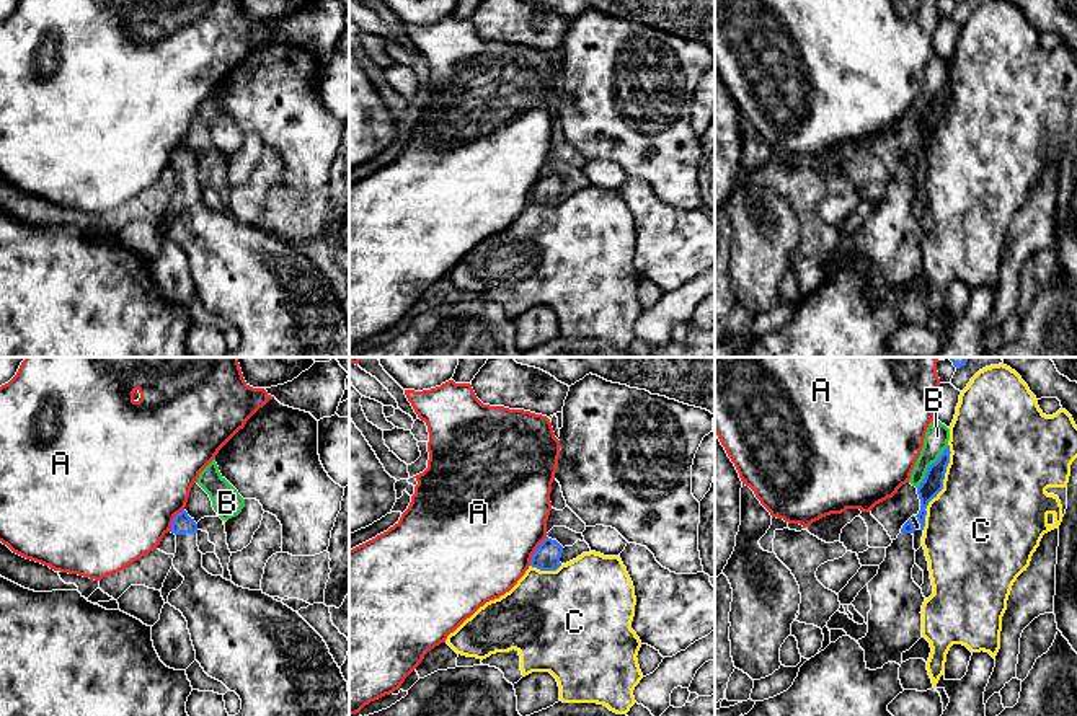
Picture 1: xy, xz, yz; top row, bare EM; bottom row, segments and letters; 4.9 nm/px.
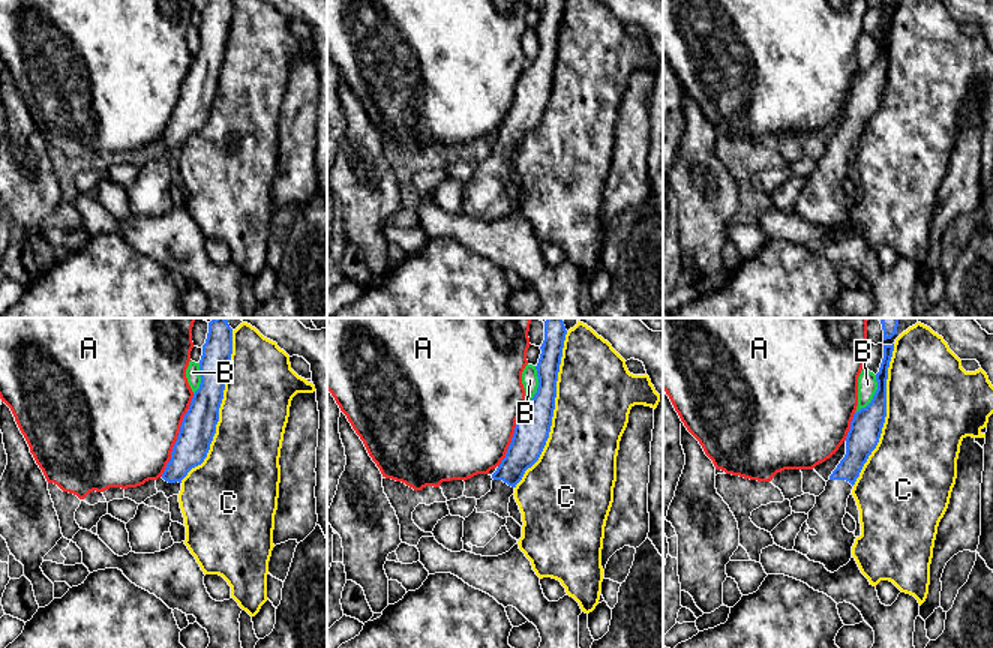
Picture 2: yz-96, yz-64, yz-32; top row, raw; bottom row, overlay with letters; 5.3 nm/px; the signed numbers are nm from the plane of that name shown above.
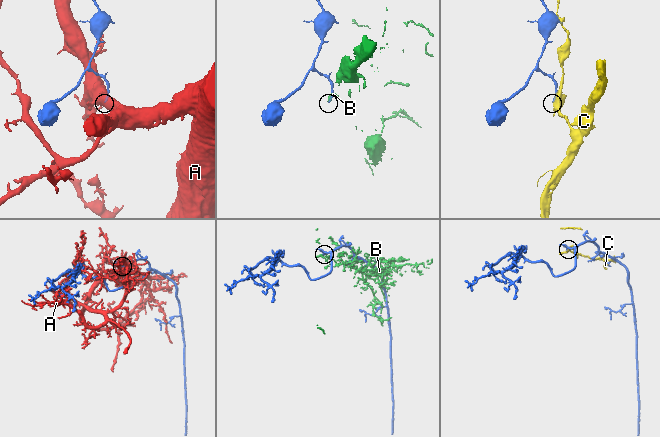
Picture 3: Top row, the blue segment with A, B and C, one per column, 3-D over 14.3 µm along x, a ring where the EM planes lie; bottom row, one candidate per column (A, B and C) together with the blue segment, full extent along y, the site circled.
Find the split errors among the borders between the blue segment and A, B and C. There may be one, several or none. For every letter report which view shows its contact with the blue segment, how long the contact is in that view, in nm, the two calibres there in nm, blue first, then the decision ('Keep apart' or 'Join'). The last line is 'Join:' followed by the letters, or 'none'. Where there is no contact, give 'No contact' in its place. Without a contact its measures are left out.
A: Touches blue in xz. Shared border 170 nm. Thickness 130 nm (blue) against 480 nm. Keep apart
B: Touches blue in yz. Shared border 260 nm. Thickness 100 nm (blue) against 120 nm. Keep apart
C: Touches blue in yz. Shared border 440 nm. Thickness 100 nm (blue) against 500 nm. Keep apart
Join: none

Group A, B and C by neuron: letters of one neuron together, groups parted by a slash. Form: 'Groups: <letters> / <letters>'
Groups: A / B / C

